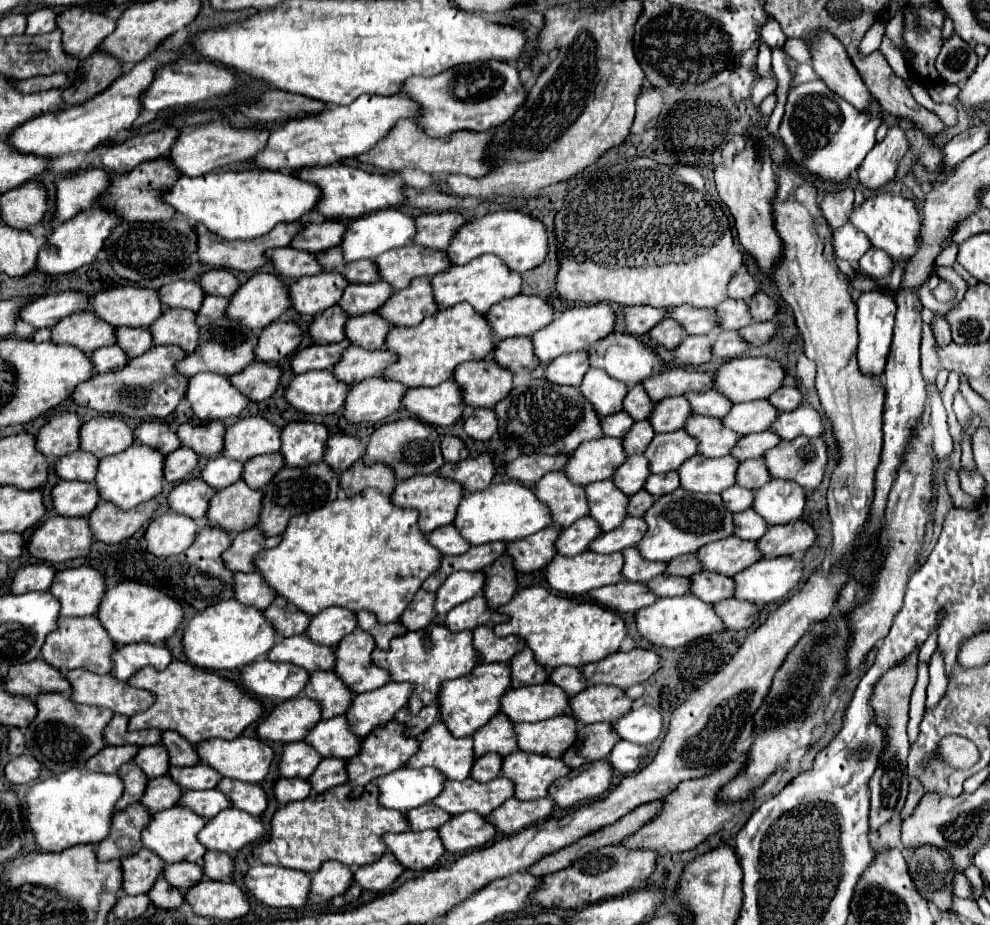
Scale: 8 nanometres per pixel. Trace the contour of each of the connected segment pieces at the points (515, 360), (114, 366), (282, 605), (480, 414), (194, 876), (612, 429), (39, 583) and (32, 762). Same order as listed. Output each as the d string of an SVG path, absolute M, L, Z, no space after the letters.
M512 337L496 345L496 361L512 373L532 373L538 367L538 357L530 337Z
M110 345L92 353L92 361L98 373L106 373L106 371L120 371L130 361L130 357L118 345Z
M278 597L266 611L264 615L274 623L276 631L282 637L292 637L292 635L302 635L308 625L310 625L310 615L302 613L296 609L292 603L288 603L284 597Z
M476 407L472 415L464 421L464 429L472 439L488 441L496 433L496 423L498 423L498 417L494 409Z
M182 861L182 863L166 865L164 877L168 879L168 883L172 883L172 887L180 887L182 891L188 891L190 887L194 887L204 879L204 869L198 863Z
M620 411L616 415L608 415L602 419L602 431L608 437L624 437L630 431L632 423L634 419L626 411Z
M48 563L26 565L16 571L12 593L28 593L28 591L48 591L56 577L56 569Z
M20 755L20 757L14 757L6 765L4 773L6 773L6 779L10 783L20 785L20 783L30 783L30 781L38 779L40 769L42 769L40 761L36 761L32 755Z

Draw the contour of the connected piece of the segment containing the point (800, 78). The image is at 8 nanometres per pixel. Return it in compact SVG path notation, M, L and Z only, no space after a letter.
M810 63L798 65L798 69L796 69L794 77L792 77L792 87L794 87L794 85L800 85L800 83L806 83L806 81L814 81L814 79L816 79L816 75L814 75Z

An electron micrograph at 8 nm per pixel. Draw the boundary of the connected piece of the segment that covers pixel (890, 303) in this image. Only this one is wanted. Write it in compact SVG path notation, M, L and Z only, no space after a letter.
M872 289L860 293L856 305L858 305L858 333L860 333L860 345L858 345L860 369L866 375L882 377L886 367L886 357L890 353L890 341L892 341L892 327L894 327L894 313L896 313L894 297L886 291Z

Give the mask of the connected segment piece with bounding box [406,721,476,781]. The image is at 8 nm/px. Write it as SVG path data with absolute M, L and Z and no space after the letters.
M436 721L426 733L420 735L418 741L420 749L406 767L436 767L438 771L444 771L448 779L456 781L464 781L466 777L470 777L472 765L476 761L472 737L456 739L442 721Z

